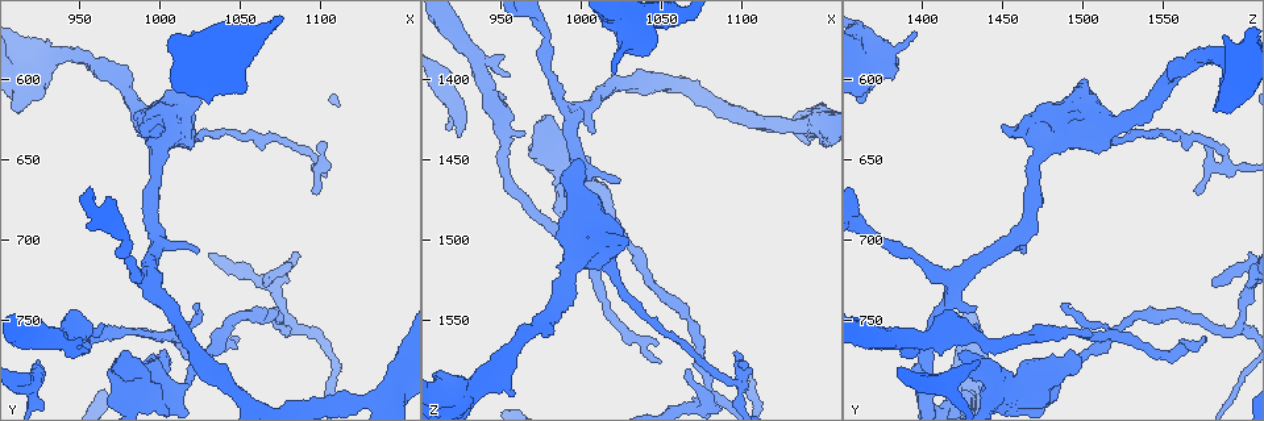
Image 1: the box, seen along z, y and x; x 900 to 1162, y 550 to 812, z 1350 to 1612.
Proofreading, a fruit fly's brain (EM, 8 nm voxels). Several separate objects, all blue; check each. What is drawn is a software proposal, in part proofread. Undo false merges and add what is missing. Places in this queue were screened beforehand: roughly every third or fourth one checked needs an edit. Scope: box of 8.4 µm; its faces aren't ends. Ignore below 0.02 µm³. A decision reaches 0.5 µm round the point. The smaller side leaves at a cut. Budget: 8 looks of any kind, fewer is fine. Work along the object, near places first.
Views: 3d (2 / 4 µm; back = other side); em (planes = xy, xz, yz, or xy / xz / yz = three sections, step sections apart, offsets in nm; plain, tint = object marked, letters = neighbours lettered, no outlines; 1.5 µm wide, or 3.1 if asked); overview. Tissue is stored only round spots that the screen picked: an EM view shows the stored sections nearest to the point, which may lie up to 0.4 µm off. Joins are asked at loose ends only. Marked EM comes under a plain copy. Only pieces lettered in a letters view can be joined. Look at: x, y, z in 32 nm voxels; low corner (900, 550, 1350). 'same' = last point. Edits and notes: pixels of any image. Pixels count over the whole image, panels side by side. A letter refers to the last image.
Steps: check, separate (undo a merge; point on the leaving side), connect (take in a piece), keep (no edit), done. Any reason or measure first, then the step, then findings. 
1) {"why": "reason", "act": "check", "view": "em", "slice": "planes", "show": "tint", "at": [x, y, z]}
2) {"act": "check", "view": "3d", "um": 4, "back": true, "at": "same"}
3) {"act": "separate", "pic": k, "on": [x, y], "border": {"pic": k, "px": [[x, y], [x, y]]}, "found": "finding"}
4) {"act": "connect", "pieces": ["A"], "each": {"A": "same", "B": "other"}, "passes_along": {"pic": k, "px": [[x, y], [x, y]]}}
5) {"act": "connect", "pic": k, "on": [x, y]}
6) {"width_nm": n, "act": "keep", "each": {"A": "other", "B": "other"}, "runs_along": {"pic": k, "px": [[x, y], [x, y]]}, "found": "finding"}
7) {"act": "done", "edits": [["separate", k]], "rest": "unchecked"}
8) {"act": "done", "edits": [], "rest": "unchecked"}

{"why": "free end", "act": "check", "view": "em", "slice": "planes", "show": "letters", "at": [922, 774, 1436]}

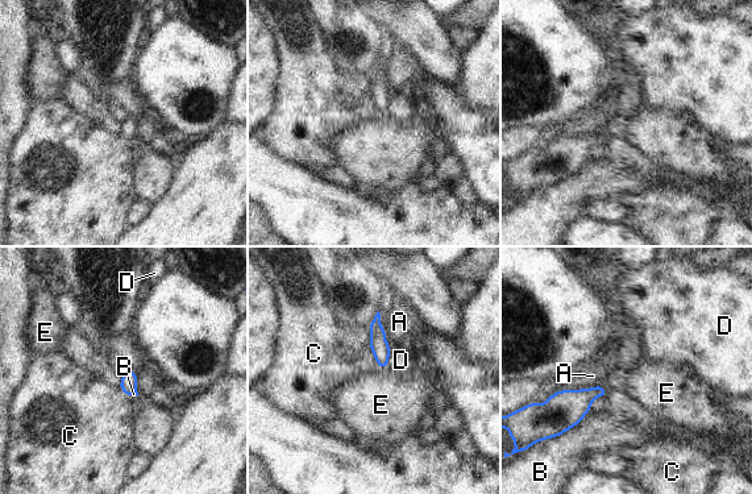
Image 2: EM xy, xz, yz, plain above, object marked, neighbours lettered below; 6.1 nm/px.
{"act": "keep", "each": {"A": "other", "B": "other", "C": "other", "D": "other", "E": "other"}, "border": {"pic": 2, "px": [[378, 366], [386, 368]]}, "found": "no lettered piece goes on from it"}

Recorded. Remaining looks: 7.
{"why": "sharp bend", "act": "check", "view": "em", "slice": "planes", "show": "letters", "at": [996, 728, 1420]}

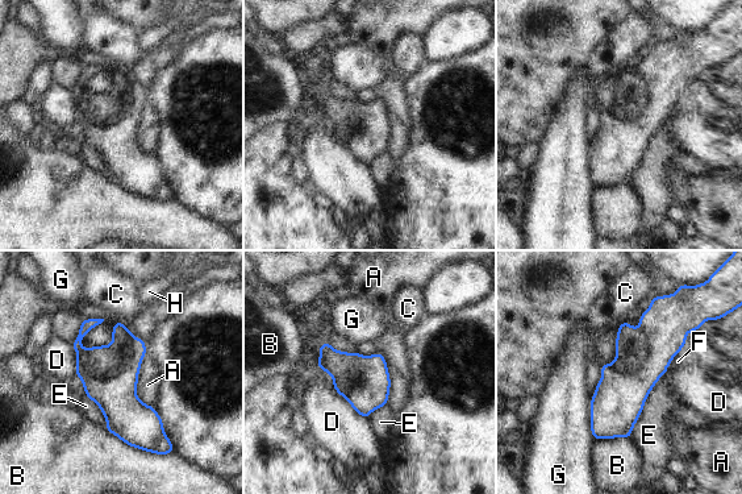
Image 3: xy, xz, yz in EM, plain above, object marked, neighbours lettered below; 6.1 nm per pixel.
{"act": "keep", "each": {"A": "other", "B": "other", "C": "other", "D": "other", "E": "other", "F": "other", "G": "other", "H": "other"}, "border": {"pic": 3, "px": [[145, 355], [136, 394], [151, 406]]}, "found": "continuous, no second neuron"}

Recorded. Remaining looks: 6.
{"why": "an open end", "act": "check", "view": "3d", "um": 2, "at": [1050, 760, 1576]}

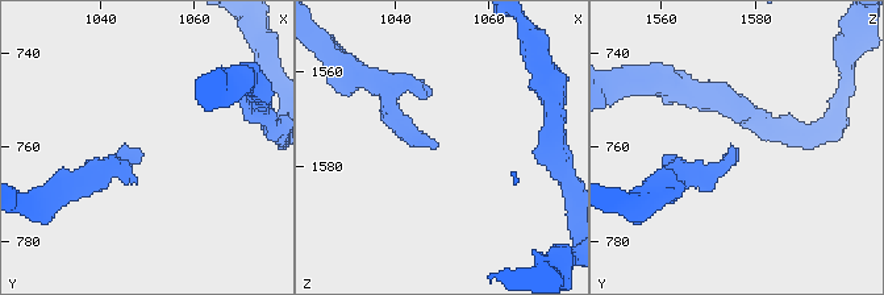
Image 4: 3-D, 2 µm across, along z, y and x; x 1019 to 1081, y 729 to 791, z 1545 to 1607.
{"why": "shape alone is not enough", "act": "check", "view": "em", "slice": "yz", "step": 8, "show": "letters", "at": [1049, 761, 1576]}

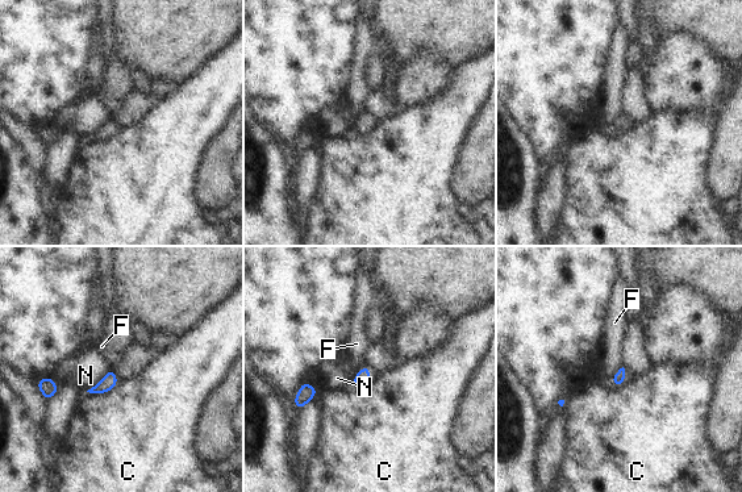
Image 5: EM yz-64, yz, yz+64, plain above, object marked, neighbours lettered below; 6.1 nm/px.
{"act": "keep", "each": {"C": "other", "F": "other", "N": "other"}, "border": {"pic": 5, "px": [[622, 366], [611, 382]]}, "found": "none of them fits"}

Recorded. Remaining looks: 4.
{"why": "abrupt turn", "act": "check", "view": "em", "slice": "planes", "show": "letters", "at": [1096, 652, 1590]}

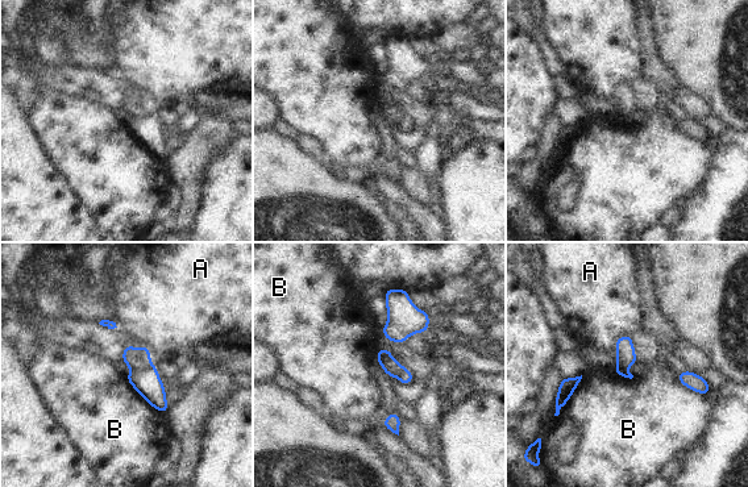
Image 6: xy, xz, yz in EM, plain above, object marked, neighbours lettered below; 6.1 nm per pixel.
{"act": "separate", "pic": 6, "on": [146, 382], "each": {"A": "other", "B": "other"}, "border": {"pic": 6, "px": [[150, 362], [142, 369], [132, 371]]}, "found": "two neurons meet here"}

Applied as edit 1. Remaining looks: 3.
{"act": "done", "edits": [["separate", 6]], "rest": "unchecked"}

